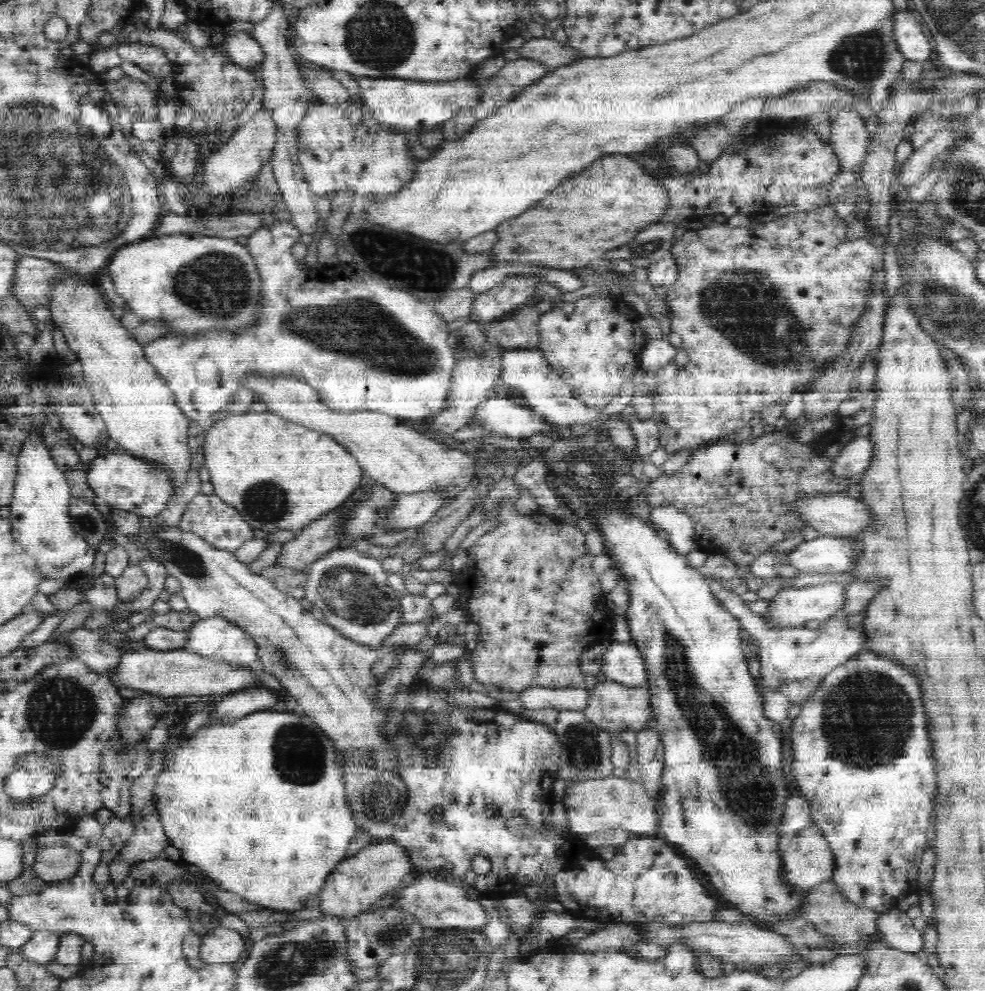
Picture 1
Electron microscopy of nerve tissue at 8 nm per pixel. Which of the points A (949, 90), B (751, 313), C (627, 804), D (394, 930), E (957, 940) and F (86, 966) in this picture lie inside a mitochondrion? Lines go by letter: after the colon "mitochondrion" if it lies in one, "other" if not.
A: other
B: mitochondrion
C: other
D: mitochondrion
E: other
F: other

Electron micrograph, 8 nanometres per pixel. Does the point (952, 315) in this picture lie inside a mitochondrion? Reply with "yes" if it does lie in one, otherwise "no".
yes

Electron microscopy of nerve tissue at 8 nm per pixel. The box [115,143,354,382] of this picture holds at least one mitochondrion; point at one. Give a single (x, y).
(216, 285)

